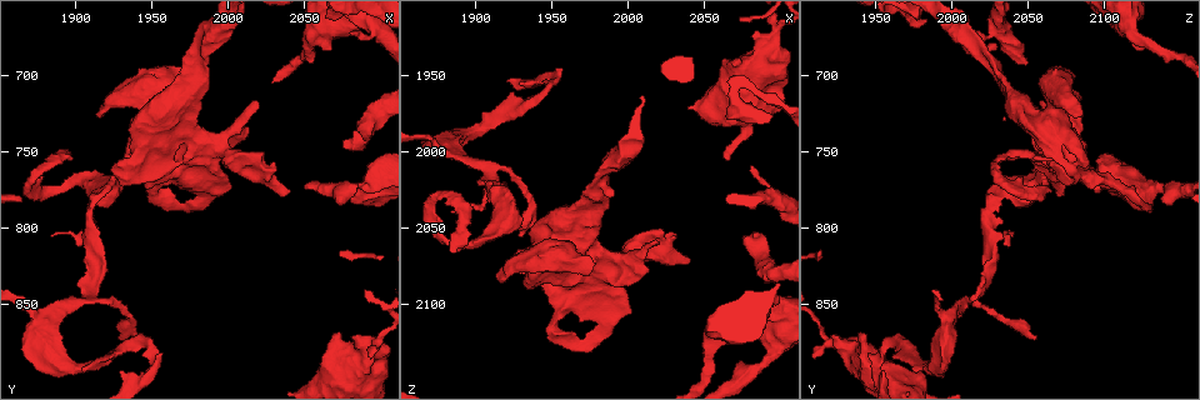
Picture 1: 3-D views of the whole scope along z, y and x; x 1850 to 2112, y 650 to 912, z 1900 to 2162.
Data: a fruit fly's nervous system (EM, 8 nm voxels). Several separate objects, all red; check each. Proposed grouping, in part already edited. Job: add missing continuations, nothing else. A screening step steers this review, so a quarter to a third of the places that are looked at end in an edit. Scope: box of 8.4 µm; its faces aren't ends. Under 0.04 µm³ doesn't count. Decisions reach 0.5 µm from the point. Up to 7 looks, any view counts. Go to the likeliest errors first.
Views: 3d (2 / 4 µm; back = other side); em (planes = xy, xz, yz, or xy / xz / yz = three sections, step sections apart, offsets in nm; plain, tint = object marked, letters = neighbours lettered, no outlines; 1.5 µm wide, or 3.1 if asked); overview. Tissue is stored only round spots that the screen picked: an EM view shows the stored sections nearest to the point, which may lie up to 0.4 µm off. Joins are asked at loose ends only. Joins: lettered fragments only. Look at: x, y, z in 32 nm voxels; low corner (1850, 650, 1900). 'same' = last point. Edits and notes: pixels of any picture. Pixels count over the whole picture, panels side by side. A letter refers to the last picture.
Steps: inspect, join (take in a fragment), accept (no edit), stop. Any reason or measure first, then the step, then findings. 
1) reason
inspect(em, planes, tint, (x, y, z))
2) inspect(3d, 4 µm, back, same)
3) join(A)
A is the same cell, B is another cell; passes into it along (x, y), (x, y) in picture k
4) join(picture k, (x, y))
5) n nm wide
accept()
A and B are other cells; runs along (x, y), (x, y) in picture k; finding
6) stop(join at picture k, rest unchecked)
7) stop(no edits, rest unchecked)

long arm stops here
inspect(em, planes, letters, (2084, 736, 2054))

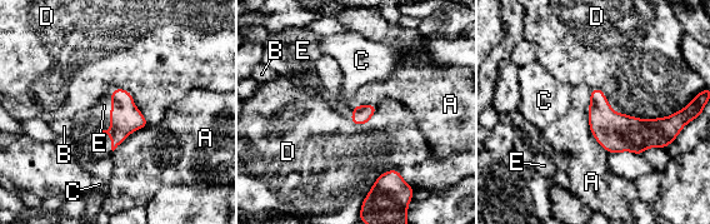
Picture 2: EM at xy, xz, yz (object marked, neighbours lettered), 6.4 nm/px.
join(E)
E is the same cell, A, B, C and D are other cells; the cell continues

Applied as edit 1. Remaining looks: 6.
inspect(overview)

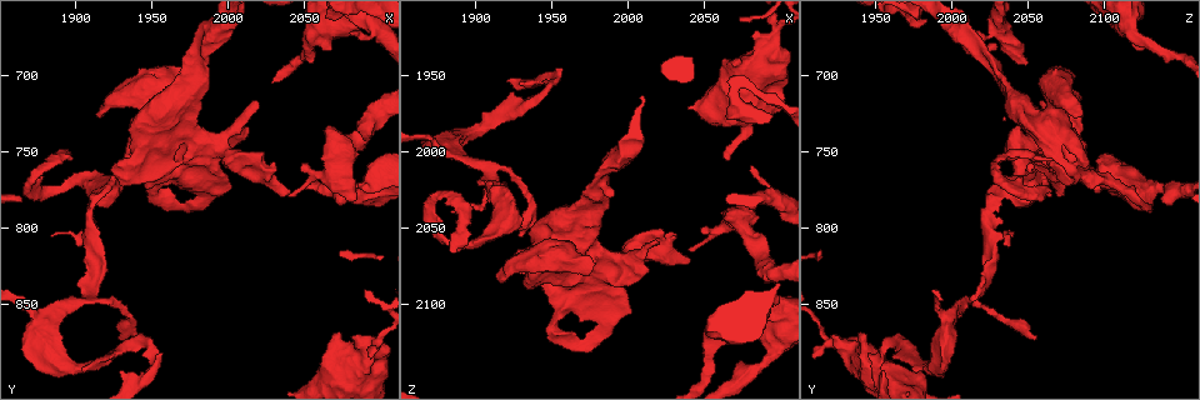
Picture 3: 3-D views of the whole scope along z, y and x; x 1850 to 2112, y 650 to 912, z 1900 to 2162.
thin end
inspect(em, planes, tint, (1886, 754, 2066))

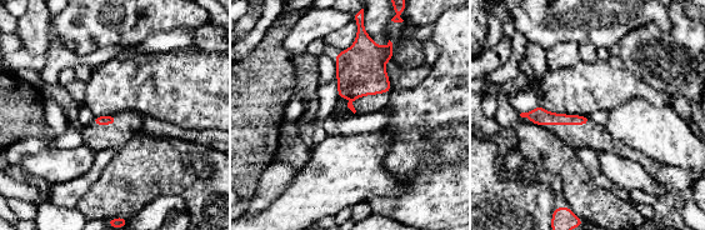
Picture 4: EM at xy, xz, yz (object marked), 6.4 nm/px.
inspect(em, planes, letters, same)

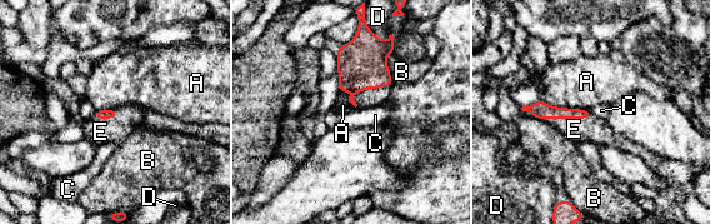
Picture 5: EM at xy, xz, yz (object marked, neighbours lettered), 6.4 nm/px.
join(E)
E is the same cell, A, B, C and D are other cells; passes into it along (361, 64), (365, 89), (369, 98) in picture 5; the cell continues

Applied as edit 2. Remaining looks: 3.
stop(join at picture 2, join at picture 5, rest unchecked)

